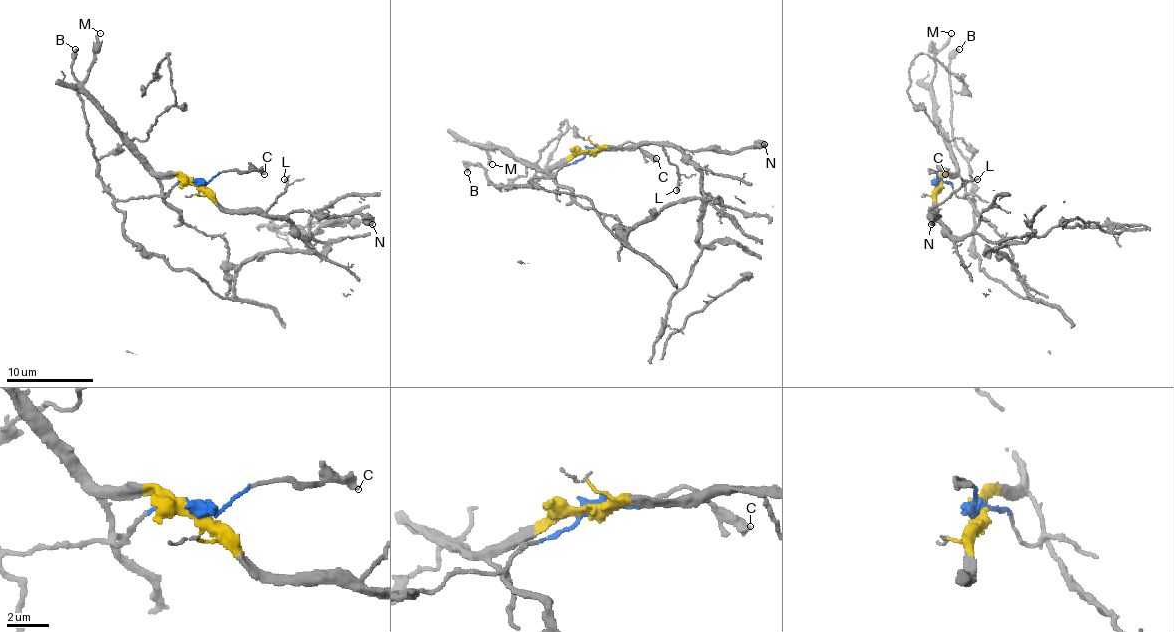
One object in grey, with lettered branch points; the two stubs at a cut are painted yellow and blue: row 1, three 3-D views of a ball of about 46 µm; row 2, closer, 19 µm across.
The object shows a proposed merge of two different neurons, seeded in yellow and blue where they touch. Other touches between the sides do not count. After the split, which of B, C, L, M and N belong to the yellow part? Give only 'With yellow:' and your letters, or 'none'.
With yellow: L, M, N

